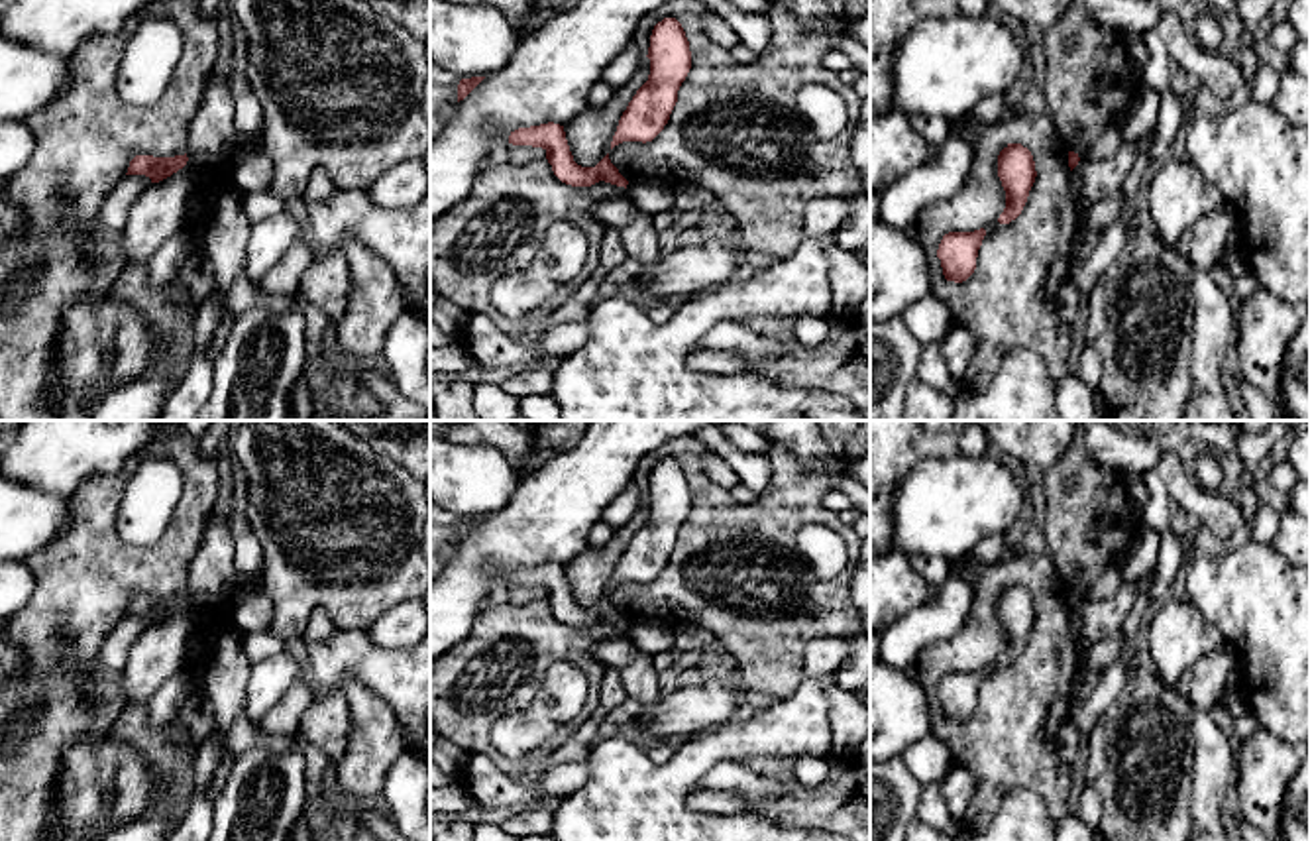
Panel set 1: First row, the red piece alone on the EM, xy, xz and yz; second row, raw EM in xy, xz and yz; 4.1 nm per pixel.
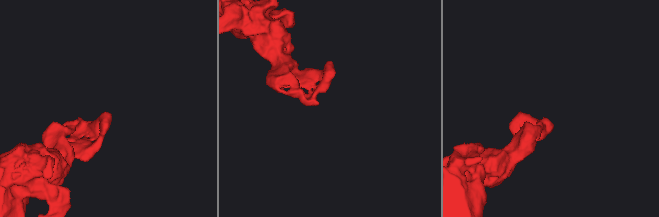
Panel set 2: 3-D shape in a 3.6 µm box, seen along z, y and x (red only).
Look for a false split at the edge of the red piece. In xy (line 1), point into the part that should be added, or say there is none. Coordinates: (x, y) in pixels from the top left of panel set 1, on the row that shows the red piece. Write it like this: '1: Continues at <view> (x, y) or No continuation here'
1: No continuation here

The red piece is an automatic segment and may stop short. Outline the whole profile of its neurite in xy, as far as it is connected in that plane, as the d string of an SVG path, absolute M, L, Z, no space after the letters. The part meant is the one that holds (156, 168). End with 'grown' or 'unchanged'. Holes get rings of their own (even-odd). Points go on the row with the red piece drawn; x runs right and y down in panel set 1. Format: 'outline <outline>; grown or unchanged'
outline M187 153L175 157L136 155L130 161L126 175L145 175L151 179L151 183L159 183L177 173L179 169L183 169L187 161Z; unchanged

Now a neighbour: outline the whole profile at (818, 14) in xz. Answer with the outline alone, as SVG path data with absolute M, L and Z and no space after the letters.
M766 0L774 8L782 6L799 22L813 29L831 31L837 41L833 49L845 51L858 73L870 75L870 51L860 45L843 20L831 10L827 0Z

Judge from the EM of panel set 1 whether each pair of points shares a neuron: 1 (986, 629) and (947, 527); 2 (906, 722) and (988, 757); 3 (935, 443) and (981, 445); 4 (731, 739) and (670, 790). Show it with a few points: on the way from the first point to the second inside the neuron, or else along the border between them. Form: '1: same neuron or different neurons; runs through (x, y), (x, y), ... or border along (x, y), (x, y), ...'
1: different neurons; border along (963, 557), (951, 564)
2: different neurons; border along (929, 720), (931, 733)
3: different neurons; border along (957, 441), (959, 450)
4: same neuron; runs through (715, 745), (684, 775)

